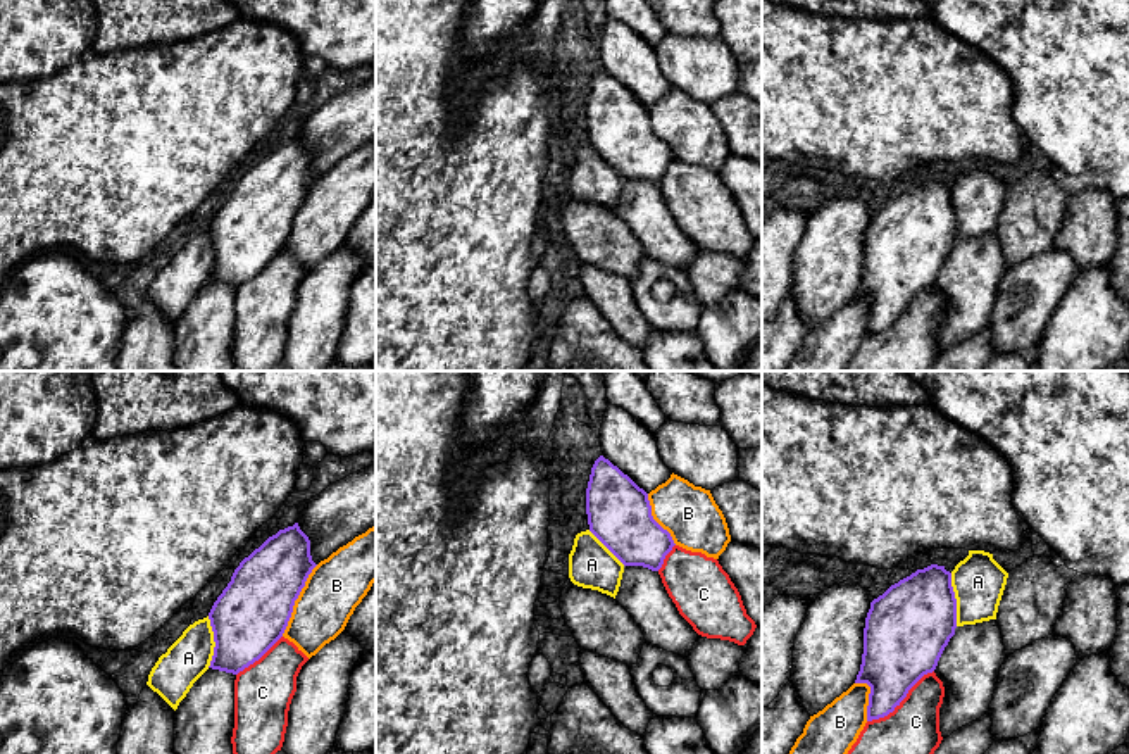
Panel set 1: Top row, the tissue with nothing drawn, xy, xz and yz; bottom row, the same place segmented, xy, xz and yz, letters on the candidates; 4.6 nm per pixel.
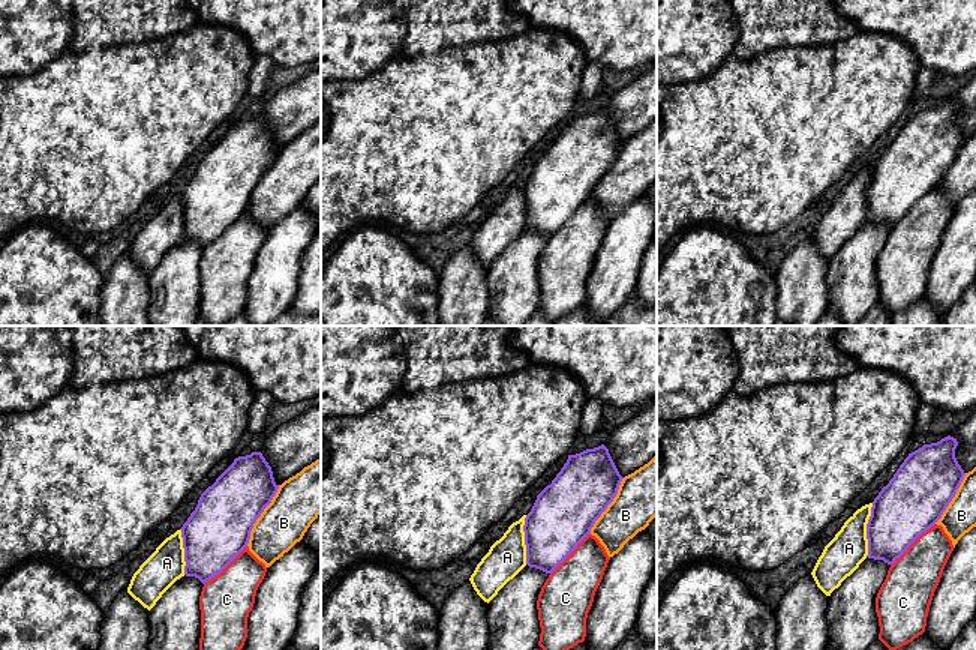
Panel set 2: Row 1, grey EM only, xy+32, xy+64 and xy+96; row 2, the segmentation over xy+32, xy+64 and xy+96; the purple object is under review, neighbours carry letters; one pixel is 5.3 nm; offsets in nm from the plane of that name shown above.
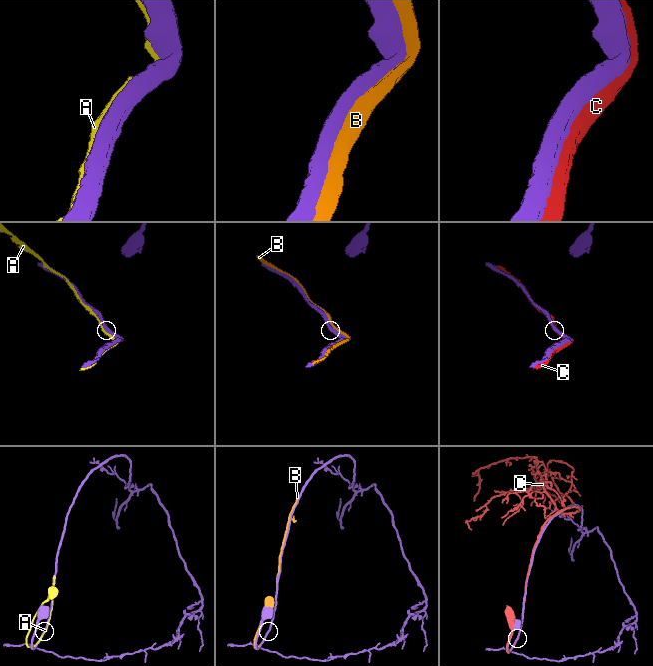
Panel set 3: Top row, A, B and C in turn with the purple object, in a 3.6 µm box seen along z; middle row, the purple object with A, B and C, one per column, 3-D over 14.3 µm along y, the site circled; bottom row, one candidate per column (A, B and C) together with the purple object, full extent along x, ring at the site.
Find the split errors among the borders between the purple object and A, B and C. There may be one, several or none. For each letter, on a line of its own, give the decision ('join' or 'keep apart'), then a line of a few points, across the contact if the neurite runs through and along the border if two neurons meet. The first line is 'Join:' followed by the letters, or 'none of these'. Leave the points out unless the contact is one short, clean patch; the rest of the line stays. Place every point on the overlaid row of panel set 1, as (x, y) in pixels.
Join: none of these
A: keep apart
B: keep apart
C: keep apart

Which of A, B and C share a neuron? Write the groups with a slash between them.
A / B / C

